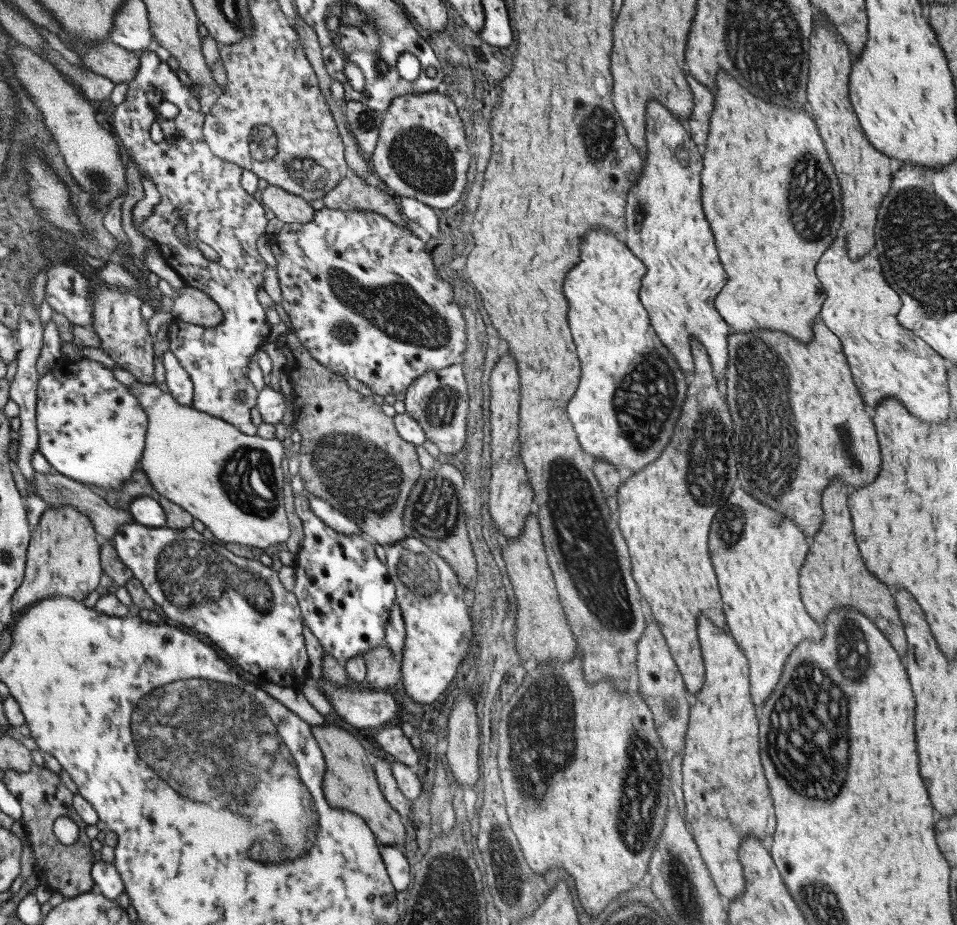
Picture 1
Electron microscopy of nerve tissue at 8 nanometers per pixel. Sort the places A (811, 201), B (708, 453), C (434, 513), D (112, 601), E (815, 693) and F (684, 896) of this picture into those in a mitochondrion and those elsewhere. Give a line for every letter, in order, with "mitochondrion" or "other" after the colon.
A: mitochondrion
B: mitochondrion
C: mitochondrion
D: other
E: mitochondrion
F: mitochondrion

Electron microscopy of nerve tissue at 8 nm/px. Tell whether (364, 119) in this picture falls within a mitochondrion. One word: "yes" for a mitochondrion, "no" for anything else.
yes

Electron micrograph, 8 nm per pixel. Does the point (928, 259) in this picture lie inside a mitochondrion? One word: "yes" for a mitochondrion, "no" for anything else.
yes

